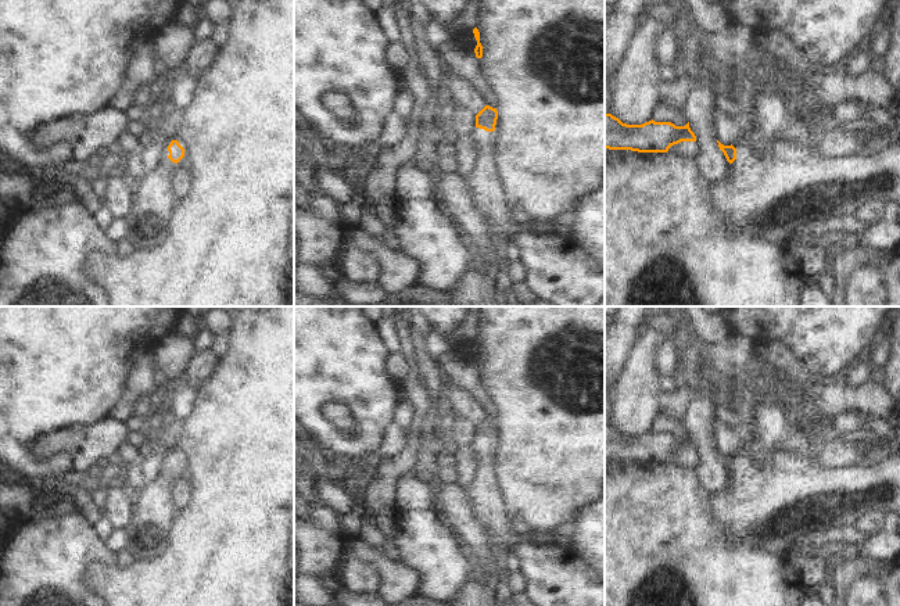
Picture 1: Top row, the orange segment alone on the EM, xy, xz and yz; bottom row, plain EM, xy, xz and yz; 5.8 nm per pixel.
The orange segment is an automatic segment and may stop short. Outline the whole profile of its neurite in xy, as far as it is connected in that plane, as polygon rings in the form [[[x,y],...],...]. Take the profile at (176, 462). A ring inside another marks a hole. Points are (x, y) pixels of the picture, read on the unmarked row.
[[[172,451],[159,474],[139,491],[126,527],[126,548],[135,562],[151,560],[165,548],[178,509],[173,503],[172,485],[184,467],[184,459]]]

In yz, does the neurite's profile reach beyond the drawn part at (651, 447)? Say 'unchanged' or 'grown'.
unchanged

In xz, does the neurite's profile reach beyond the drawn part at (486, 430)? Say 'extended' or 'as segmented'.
extended

